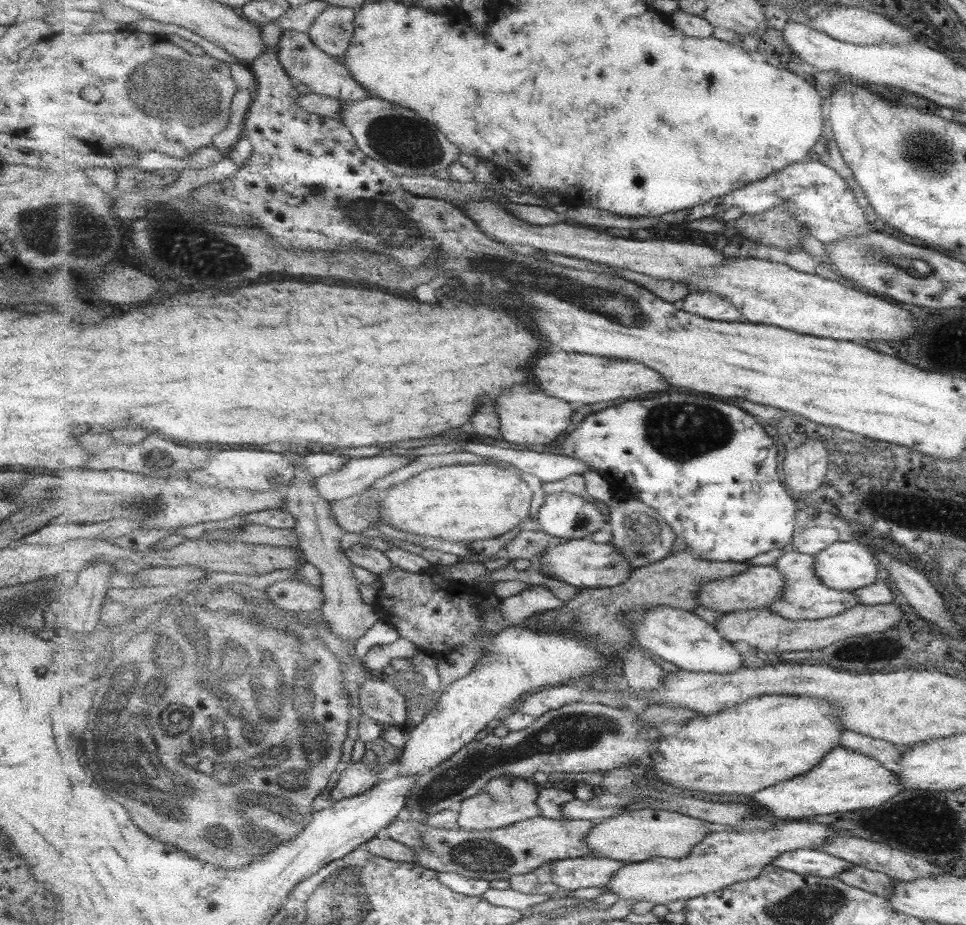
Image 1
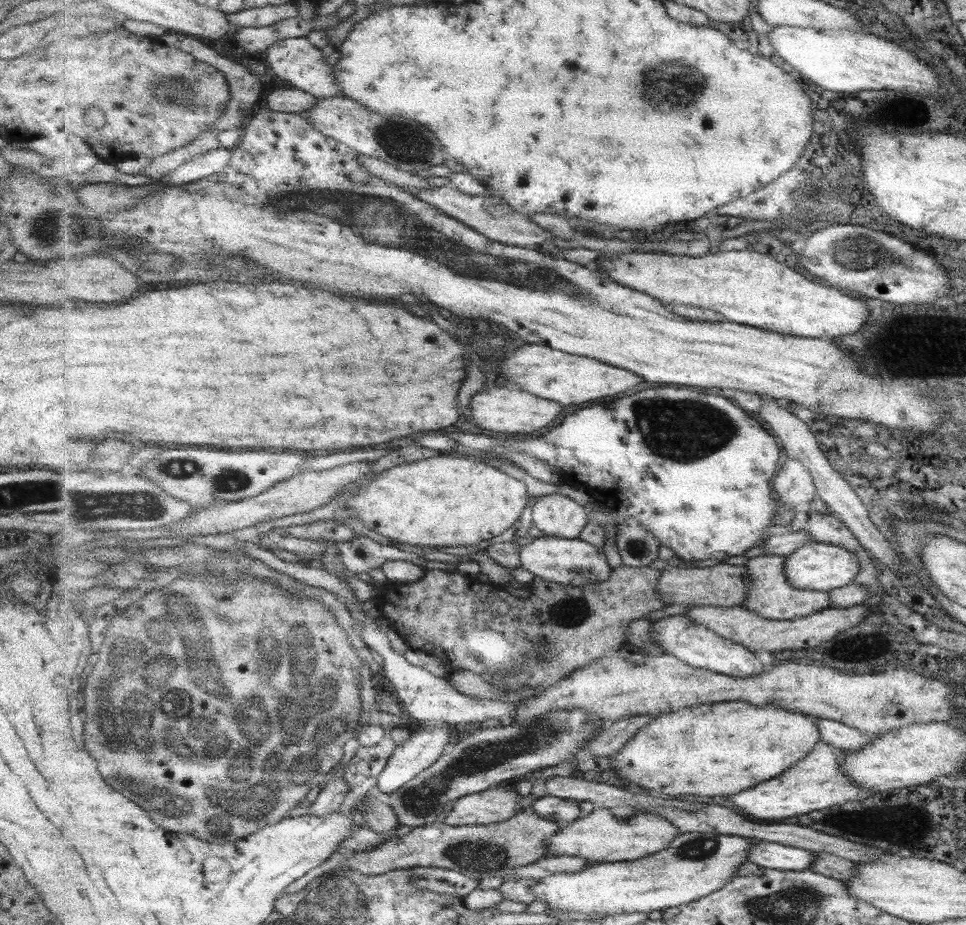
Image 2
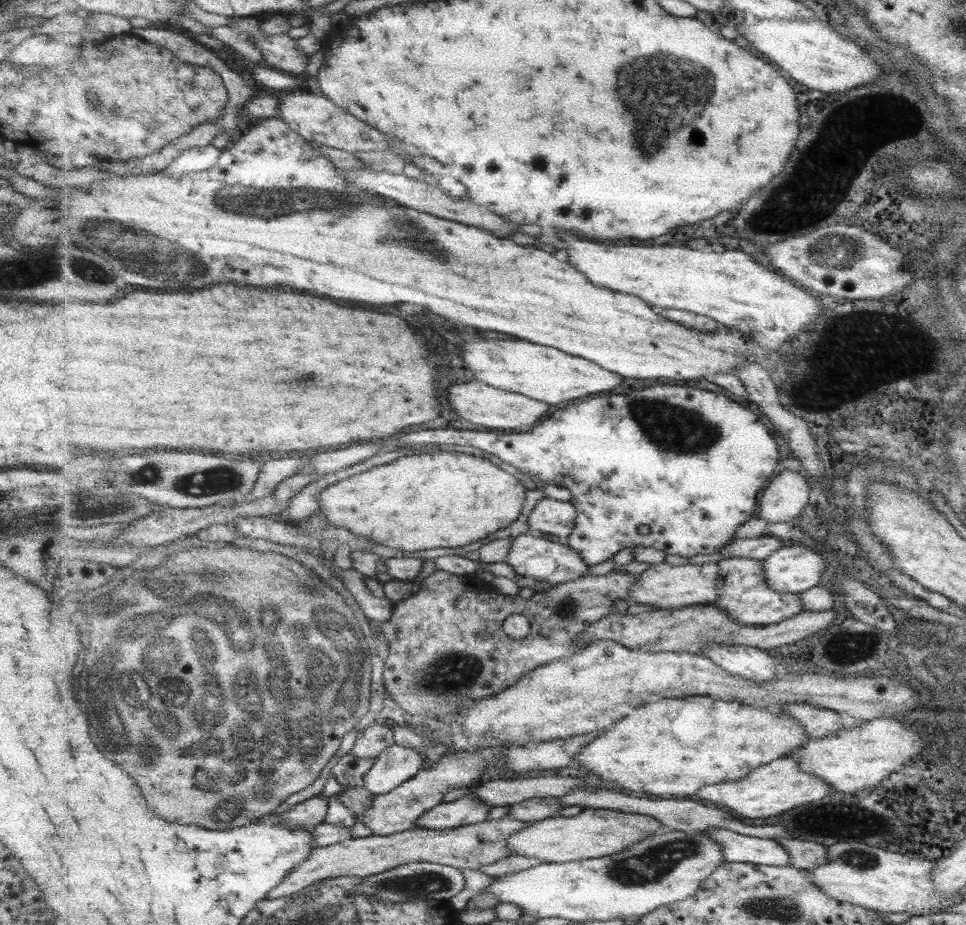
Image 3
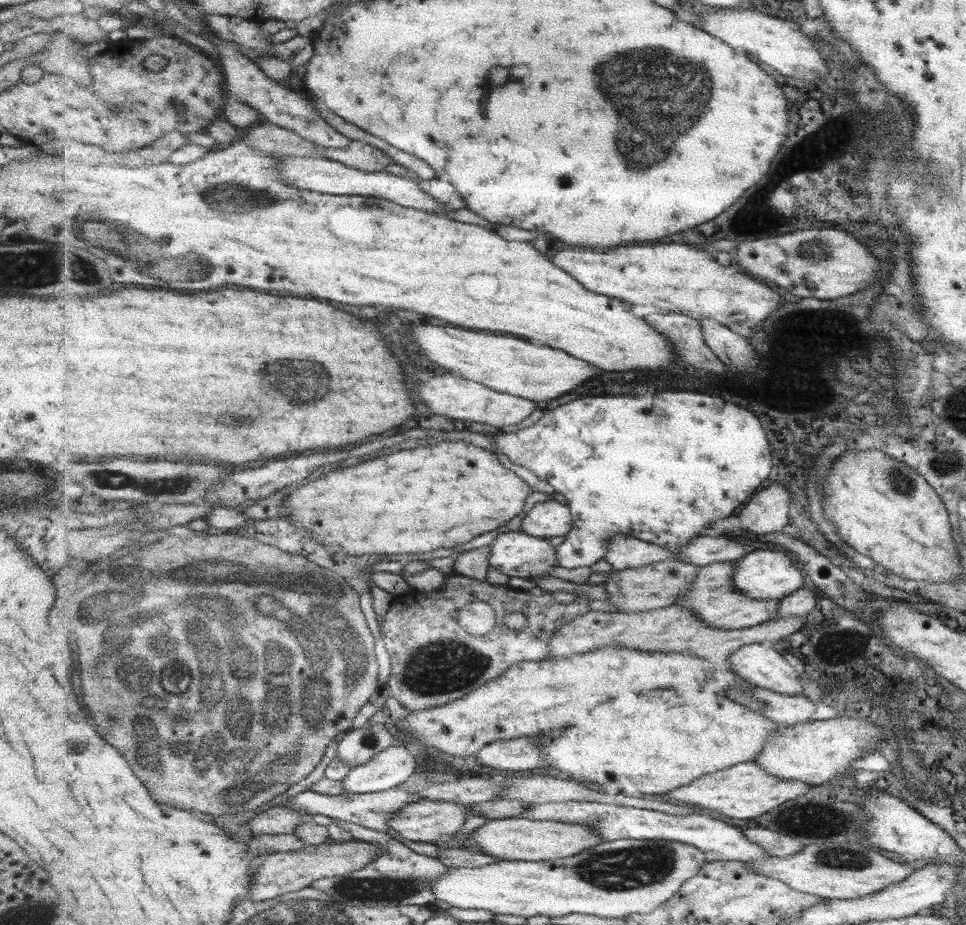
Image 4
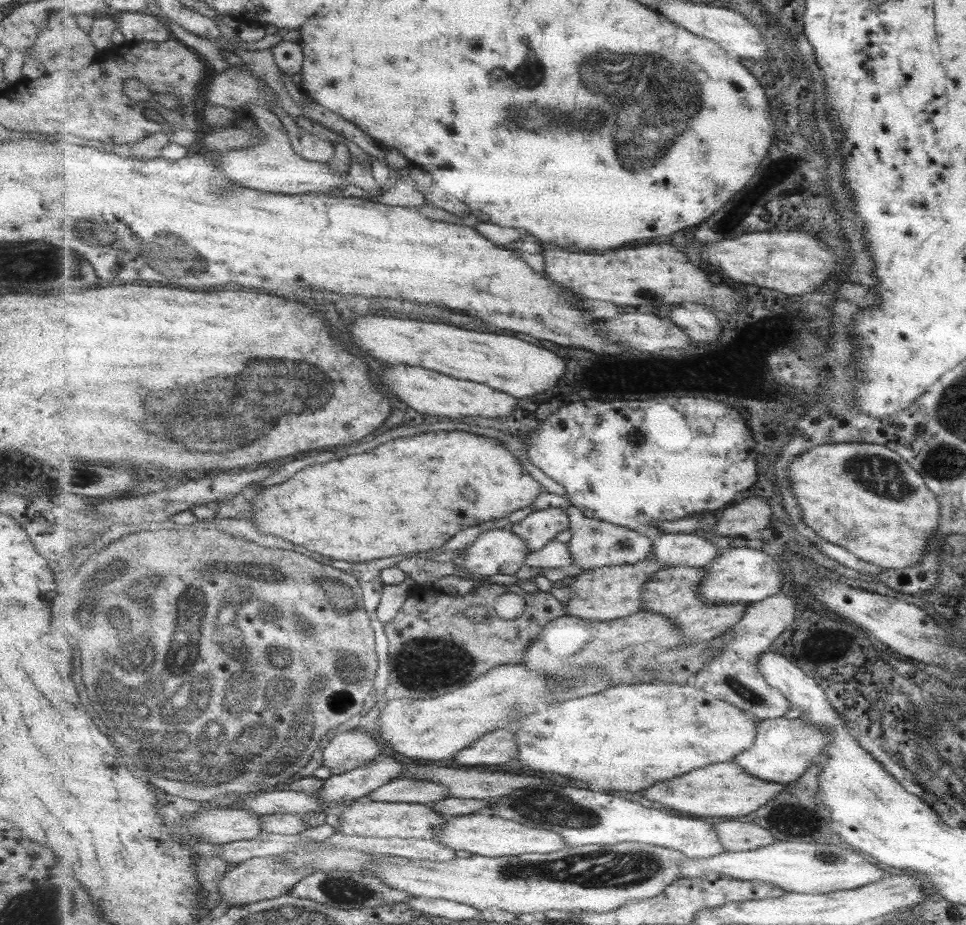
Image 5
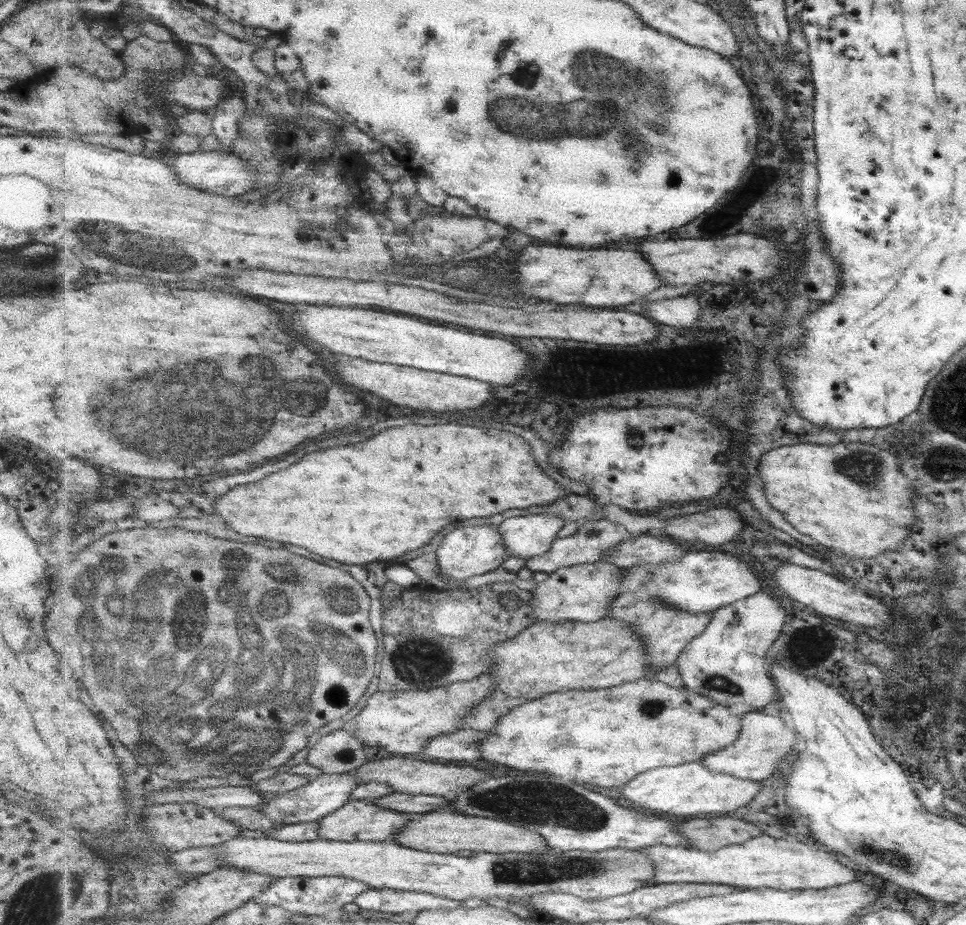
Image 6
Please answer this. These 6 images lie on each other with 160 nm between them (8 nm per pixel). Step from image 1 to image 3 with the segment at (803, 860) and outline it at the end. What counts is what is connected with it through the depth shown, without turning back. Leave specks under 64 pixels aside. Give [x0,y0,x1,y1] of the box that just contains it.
[701,827,791,866]

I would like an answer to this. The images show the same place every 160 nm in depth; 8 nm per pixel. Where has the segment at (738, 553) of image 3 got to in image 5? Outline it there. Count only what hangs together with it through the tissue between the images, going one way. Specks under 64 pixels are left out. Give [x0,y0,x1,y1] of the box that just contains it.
[648,533,720,569]

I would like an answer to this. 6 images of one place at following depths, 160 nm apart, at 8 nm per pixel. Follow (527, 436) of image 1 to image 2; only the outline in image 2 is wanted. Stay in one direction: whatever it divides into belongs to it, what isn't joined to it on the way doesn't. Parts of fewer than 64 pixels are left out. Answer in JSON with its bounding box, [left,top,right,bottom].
[471,388,563,437]

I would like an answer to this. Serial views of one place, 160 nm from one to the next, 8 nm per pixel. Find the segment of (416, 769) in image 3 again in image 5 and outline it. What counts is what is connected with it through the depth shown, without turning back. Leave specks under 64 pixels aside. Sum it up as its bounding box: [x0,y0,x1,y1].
[315,754,403,802]

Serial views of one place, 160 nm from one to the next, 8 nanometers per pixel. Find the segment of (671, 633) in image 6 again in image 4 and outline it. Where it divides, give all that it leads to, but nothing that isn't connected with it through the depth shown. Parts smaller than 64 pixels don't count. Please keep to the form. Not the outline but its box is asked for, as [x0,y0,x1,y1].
[675,562,780,629]

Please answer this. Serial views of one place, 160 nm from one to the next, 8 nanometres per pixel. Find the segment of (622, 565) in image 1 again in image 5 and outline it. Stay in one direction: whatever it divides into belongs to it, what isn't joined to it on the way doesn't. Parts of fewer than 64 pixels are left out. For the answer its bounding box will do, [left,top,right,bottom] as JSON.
[455,529,532,577]

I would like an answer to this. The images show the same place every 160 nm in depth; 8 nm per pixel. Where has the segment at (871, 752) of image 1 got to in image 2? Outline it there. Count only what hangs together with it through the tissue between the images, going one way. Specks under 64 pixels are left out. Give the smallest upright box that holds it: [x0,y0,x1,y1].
[818,718,873,752]

